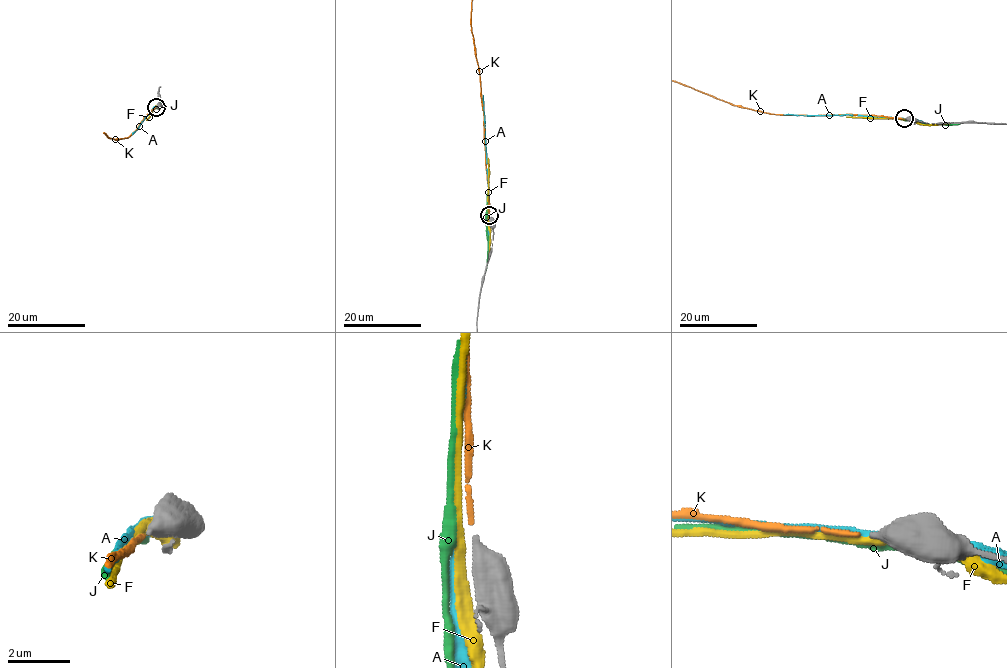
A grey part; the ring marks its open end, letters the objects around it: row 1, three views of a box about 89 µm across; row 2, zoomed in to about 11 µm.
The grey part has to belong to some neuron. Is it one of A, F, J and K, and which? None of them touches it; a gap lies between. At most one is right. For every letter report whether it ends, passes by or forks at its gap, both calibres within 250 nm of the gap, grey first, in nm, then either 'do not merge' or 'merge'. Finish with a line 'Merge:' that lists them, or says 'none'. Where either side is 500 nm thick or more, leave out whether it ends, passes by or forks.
A: it passes by; 380 nm thick on the grey side, 220 nm on the other; do not merge
F: it passes by; 380 nm thick on the grey side, 280 nm on the other; do not merge
J: it passes by; 380 nm thick on the grey side, 320 nm on the other; do not merge
K: it ends there; 380 nm thick on the grey side, 160 nm on the other; merge
Merge: K

